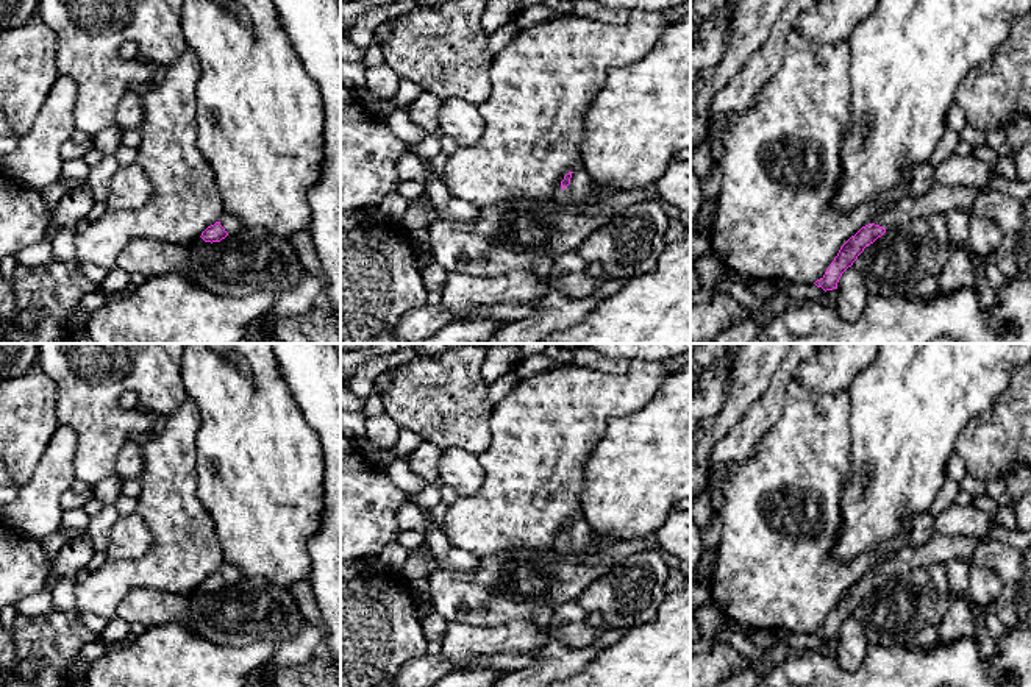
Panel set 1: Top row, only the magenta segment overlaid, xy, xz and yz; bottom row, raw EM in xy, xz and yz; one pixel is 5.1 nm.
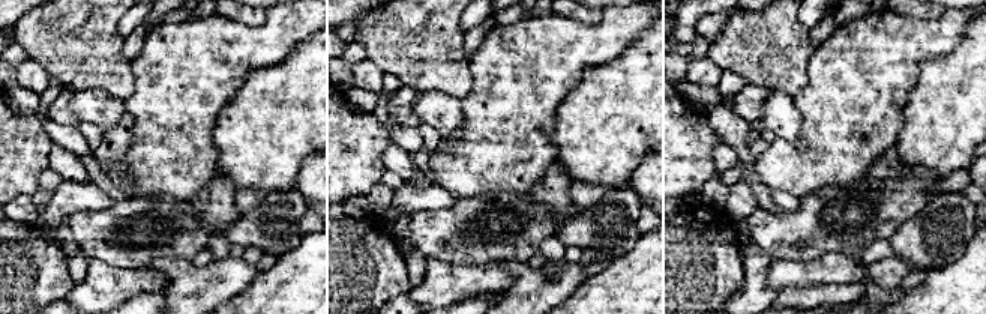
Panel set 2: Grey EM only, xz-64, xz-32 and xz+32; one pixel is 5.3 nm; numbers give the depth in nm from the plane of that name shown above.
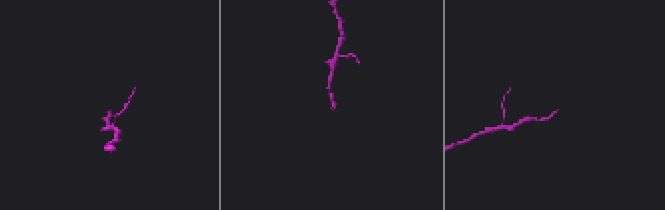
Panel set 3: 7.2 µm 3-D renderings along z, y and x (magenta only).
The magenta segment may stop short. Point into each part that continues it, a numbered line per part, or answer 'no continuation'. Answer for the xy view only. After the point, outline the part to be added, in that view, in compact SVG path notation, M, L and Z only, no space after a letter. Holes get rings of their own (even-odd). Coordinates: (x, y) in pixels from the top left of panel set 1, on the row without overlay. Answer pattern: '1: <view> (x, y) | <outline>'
1: xy (227, 570) | M225 562L222 567L220 567L220 575L225 578L225 581L228 584L234 584L237 579L242 578L242 573L239 571L239 568L236 568L234 565Z

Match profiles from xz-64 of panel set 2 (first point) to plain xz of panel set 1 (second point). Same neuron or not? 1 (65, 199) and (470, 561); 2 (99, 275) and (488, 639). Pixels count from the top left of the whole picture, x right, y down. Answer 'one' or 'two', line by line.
1: one
2: one

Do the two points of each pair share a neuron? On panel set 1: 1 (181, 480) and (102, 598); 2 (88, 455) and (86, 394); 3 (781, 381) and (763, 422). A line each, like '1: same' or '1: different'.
1: same
2: same
3: same

